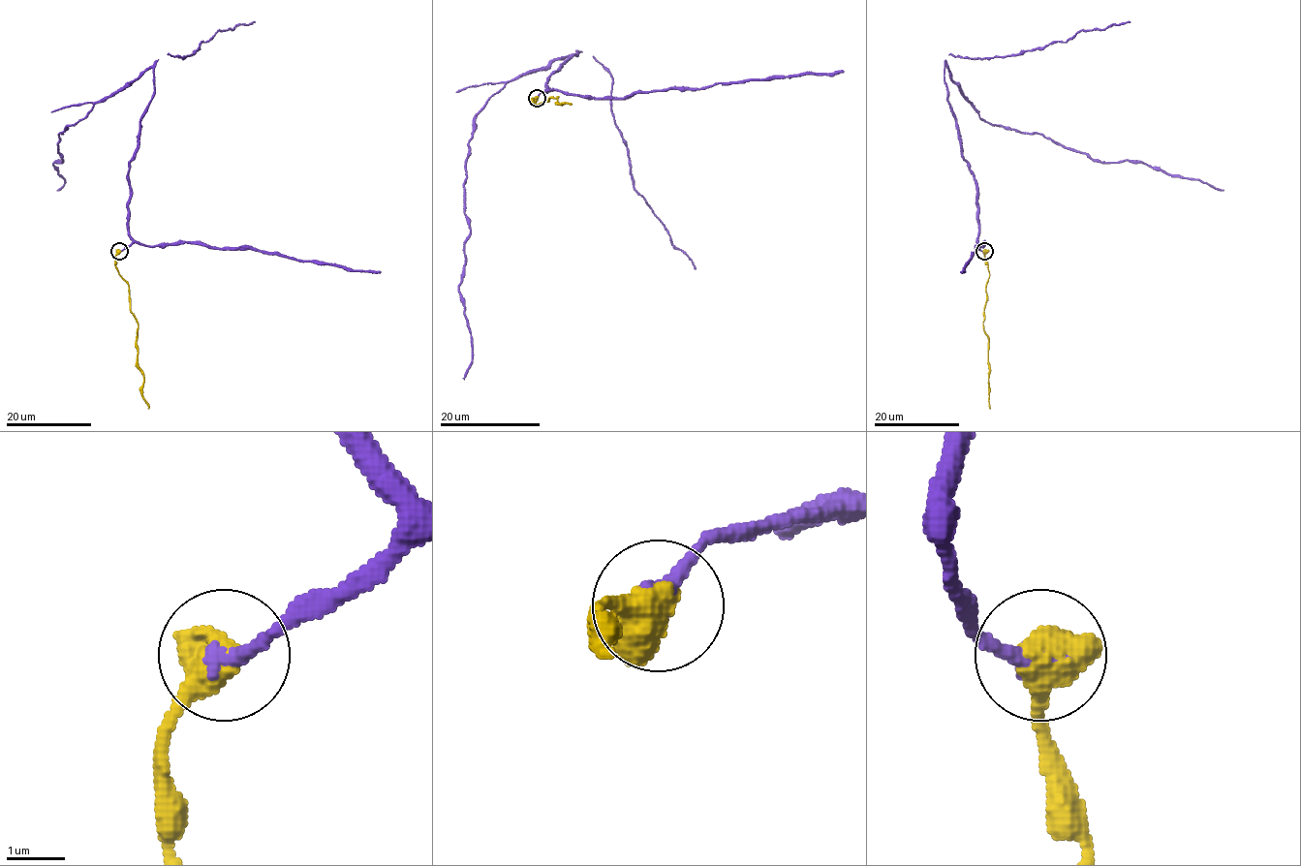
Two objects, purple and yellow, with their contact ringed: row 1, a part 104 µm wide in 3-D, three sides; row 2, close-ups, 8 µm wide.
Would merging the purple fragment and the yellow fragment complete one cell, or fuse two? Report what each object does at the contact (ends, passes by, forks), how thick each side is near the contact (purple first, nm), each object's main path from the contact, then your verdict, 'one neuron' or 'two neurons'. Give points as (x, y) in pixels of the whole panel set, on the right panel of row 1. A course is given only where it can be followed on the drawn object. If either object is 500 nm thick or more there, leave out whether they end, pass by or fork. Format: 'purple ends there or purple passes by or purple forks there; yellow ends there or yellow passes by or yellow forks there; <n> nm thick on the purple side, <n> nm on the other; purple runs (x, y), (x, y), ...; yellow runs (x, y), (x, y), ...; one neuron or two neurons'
320 nm thick on the purple side, 750 nm on the other; purple runs (984, 251), (946, 68), (993, 124), (1223, 191); yellow runs (984, 251), (989, 279), (982, 323), (988, 338), (990, 408); one neuron

